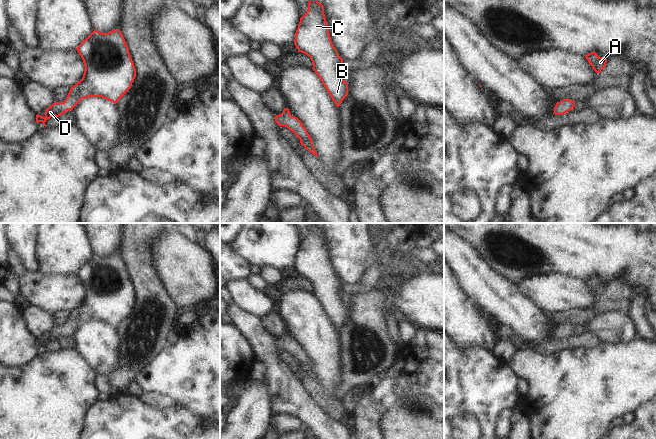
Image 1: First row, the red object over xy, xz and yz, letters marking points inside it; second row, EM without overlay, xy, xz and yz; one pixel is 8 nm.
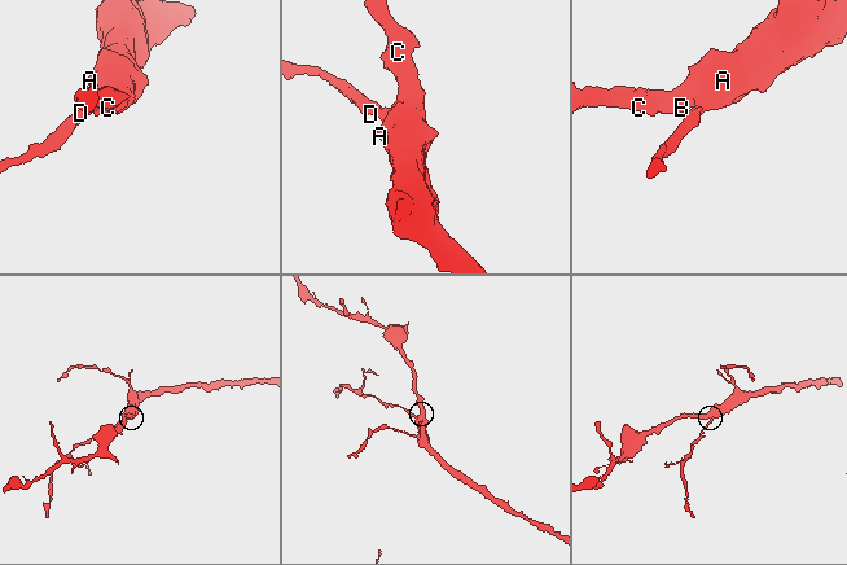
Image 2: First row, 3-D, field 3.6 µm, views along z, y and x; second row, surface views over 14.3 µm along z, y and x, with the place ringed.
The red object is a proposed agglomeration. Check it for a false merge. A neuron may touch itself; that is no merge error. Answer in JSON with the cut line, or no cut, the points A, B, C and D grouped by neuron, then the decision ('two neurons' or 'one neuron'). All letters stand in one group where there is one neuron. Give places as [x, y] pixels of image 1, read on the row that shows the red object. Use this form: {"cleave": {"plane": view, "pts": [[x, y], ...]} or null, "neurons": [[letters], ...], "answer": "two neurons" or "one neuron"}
{"cleave": null, "neurons": [["A", "B", "C", "D"]], "answer": "one neuron"}

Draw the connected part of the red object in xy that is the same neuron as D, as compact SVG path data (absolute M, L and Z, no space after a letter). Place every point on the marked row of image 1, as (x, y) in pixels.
M94 29L94 31L85 40L82 41L82 43L76 48L76 50L78 51L79 55L81 56L81 58L83 60L83 63L84 63L84 66L85 66L83 77L79 82L77 82L74 86L72 86L70 88L70 91L69 91L69 93L68 93L64 102L54 102L50 107L48 107L45 110L45 116L44 117L39 115L39 114L36 115L36 122L37 123L42 122L45 125L45 128L46 128L45 122L48 119L50 119L53 116L59 117L60 115L66 113L68 110L72 110L84 98L87 98L87 97L102 97L102 98L105 98L105 99L107 99L107 100L116 104L128 92L128 90L131 88L132 83L133 83L133 81L136 77L136 69L135 69L134 63L132 61L132 58L130 56L128 46L127 46L126 41L125 41L125 39L124 39L124 37L123 37L123 35L122 35L122 33L119 29L112 30L108 33L101 33L98 30Z

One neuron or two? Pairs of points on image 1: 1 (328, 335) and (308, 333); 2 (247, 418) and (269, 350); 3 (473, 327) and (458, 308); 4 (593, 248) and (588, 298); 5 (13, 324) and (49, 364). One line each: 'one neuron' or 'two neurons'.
1: one neuron
2: two neurons
3: one neuron
4: two neurons
5: two neurons

